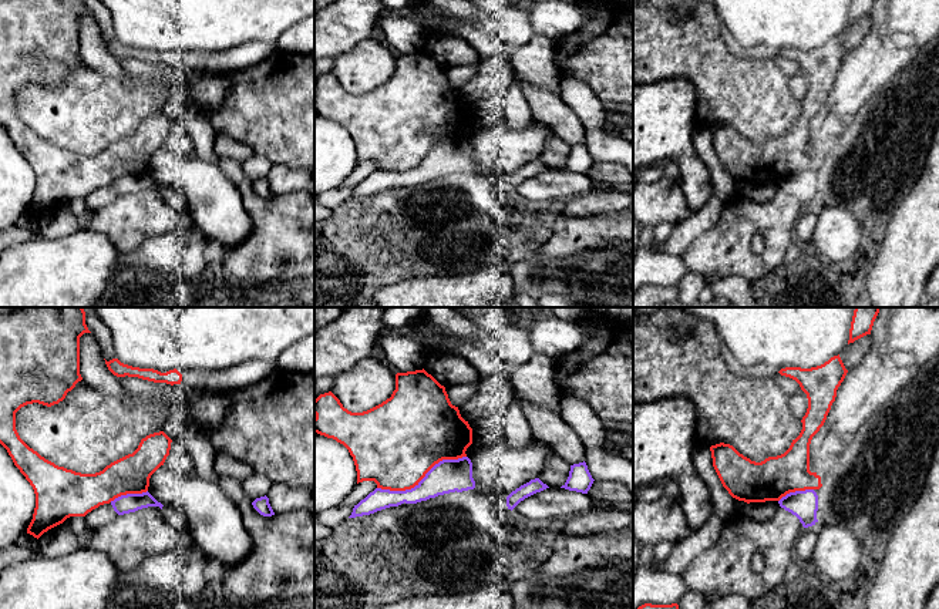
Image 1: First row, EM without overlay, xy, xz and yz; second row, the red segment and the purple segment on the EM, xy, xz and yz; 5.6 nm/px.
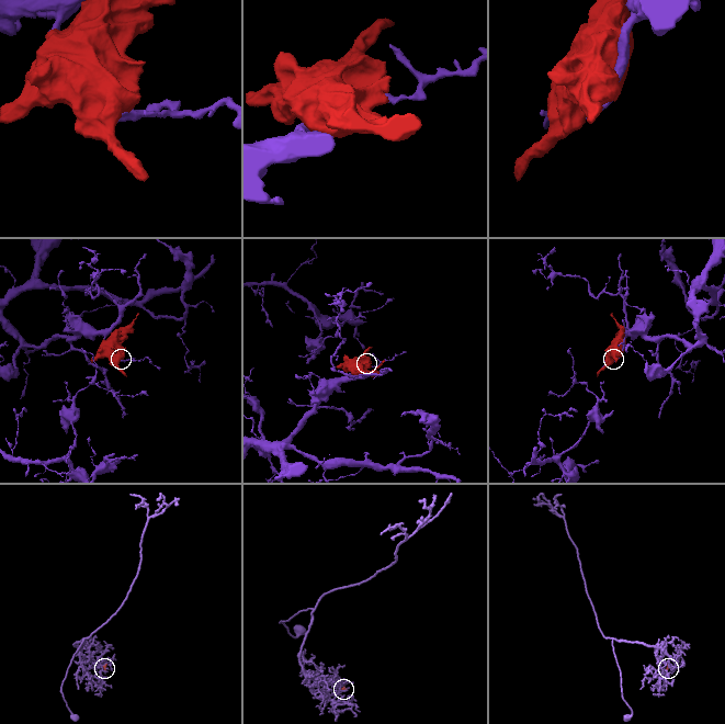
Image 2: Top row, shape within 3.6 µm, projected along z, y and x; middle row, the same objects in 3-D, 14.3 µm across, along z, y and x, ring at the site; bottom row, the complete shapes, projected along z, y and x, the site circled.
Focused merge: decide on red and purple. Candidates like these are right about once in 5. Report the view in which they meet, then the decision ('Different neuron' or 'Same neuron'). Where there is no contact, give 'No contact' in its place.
Touches red in xz. Different neuron

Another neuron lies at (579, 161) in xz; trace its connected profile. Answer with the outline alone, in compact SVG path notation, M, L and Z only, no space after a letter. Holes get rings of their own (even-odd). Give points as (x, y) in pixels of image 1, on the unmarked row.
M583 142L583 144L571 147L569 158L561 169L588 175L593 162L595 161L592 159L592 157L588 151L588 147Z

